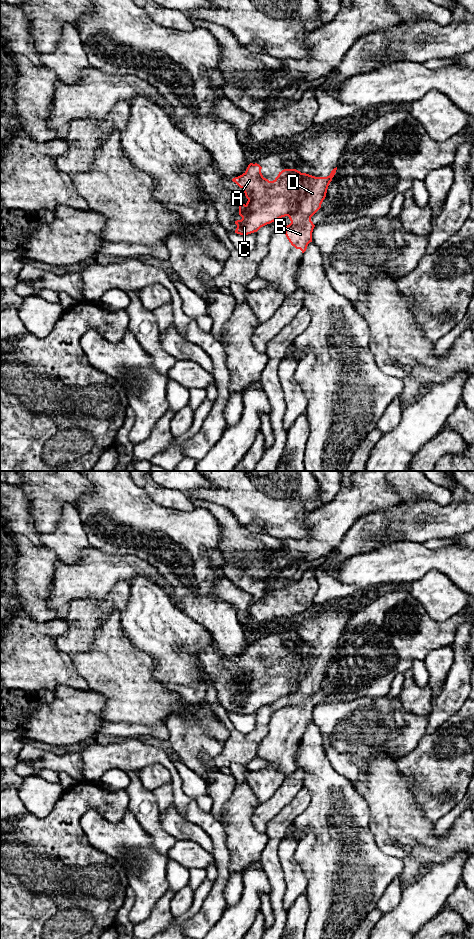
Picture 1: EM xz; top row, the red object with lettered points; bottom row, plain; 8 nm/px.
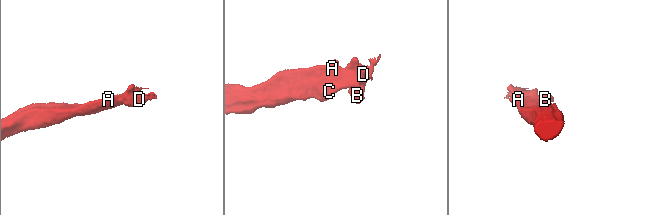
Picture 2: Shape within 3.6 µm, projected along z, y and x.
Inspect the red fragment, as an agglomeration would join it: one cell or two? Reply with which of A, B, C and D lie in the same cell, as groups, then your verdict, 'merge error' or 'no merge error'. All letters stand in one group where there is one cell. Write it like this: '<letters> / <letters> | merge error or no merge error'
A C / B D | merge error

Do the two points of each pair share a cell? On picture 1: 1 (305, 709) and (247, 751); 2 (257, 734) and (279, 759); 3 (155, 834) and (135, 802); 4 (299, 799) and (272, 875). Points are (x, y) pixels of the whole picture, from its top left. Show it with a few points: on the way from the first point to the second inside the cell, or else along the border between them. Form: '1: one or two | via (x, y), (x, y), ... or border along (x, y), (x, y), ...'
1: two | border along (269, 719), (268, 734), (260, 742), (255, 755)
2: two | border along (271, 717), (268, 734), (260, 742), (255, 755)
3: one | via (152, 826), (148, 815), (143, 810)
4: one | via (285, 818), (276, 827), (272, 845), (272, 856)

